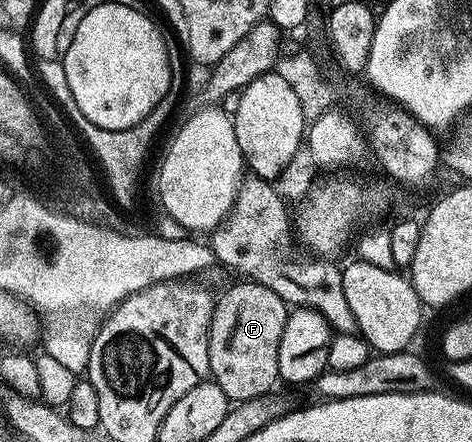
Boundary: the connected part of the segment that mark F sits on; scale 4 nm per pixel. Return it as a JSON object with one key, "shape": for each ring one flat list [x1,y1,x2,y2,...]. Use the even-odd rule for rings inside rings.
{"shape":[[241,282,216,296,209,326,209,375,233,403,263,397,279,383,279,341,290,313,279,294,259,283]]}

